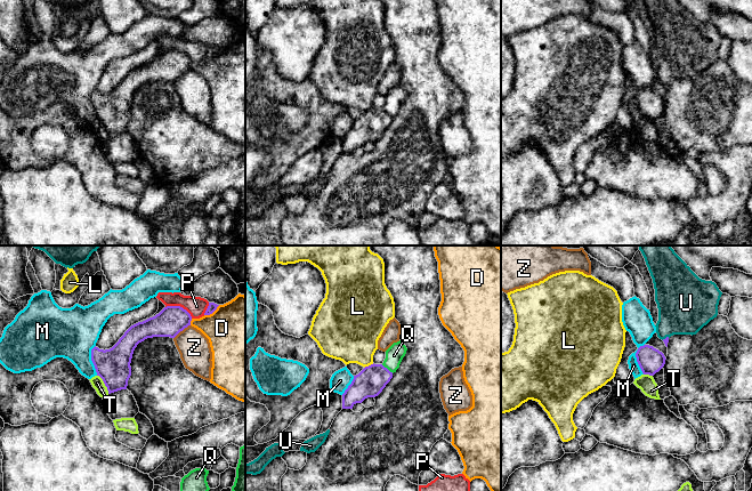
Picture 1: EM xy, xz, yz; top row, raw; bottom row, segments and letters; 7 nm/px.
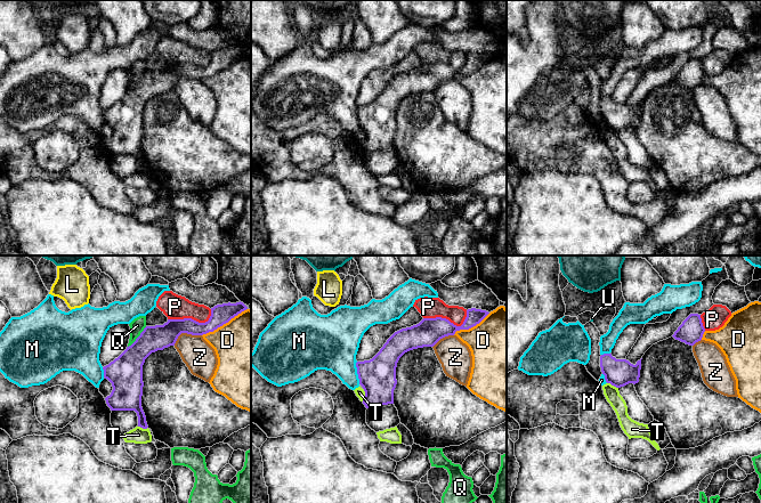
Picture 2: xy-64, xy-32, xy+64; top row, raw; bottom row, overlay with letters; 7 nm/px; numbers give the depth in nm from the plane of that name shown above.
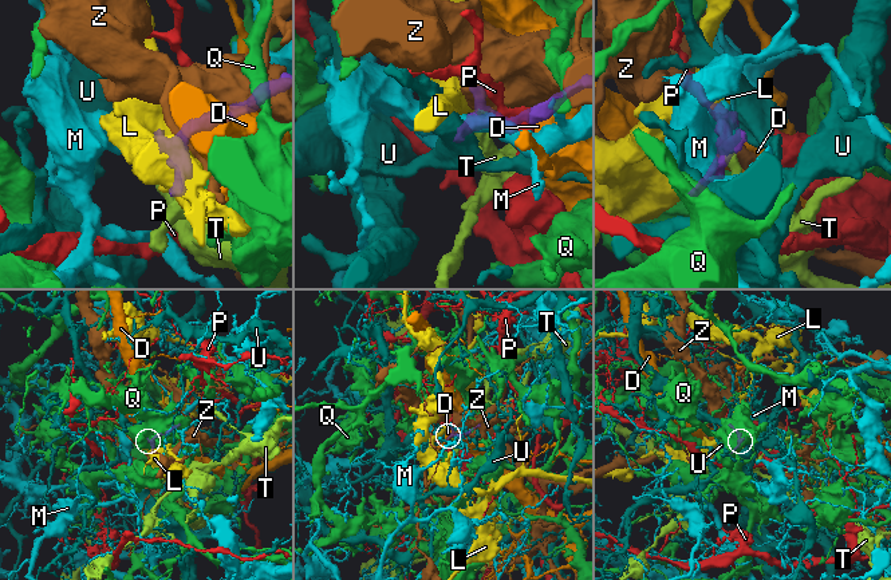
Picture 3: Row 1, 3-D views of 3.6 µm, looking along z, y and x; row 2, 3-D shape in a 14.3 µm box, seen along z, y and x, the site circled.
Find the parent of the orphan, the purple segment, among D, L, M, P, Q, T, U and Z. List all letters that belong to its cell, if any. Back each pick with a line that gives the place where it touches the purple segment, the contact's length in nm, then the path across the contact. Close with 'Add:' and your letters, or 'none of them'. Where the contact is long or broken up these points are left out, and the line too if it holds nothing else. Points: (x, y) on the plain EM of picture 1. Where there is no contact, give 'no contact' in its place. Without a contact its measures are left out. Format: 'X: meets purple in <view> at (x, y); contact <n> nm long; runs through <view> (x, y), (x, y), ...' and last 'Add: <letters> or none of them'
U: meets purple in yz at (666, 81); contact 60 nm long; runs through yz (665, 85), (666, 81), (666, 70), (685, 51)
Add: U

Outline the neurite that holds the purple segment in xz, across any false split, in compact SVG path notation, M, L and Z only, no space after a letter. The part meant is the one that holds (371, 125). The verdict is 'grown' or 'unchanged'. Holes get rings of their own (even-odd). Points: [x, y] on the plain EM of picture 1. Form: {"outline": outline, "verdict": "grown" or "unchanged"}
{"outline": "M382 108L365 111L354 120L351 128L342 138L342 153L353 153L356 147L362 147L367 142L378 140L393 122Z", "verdict": "unchanged"}

